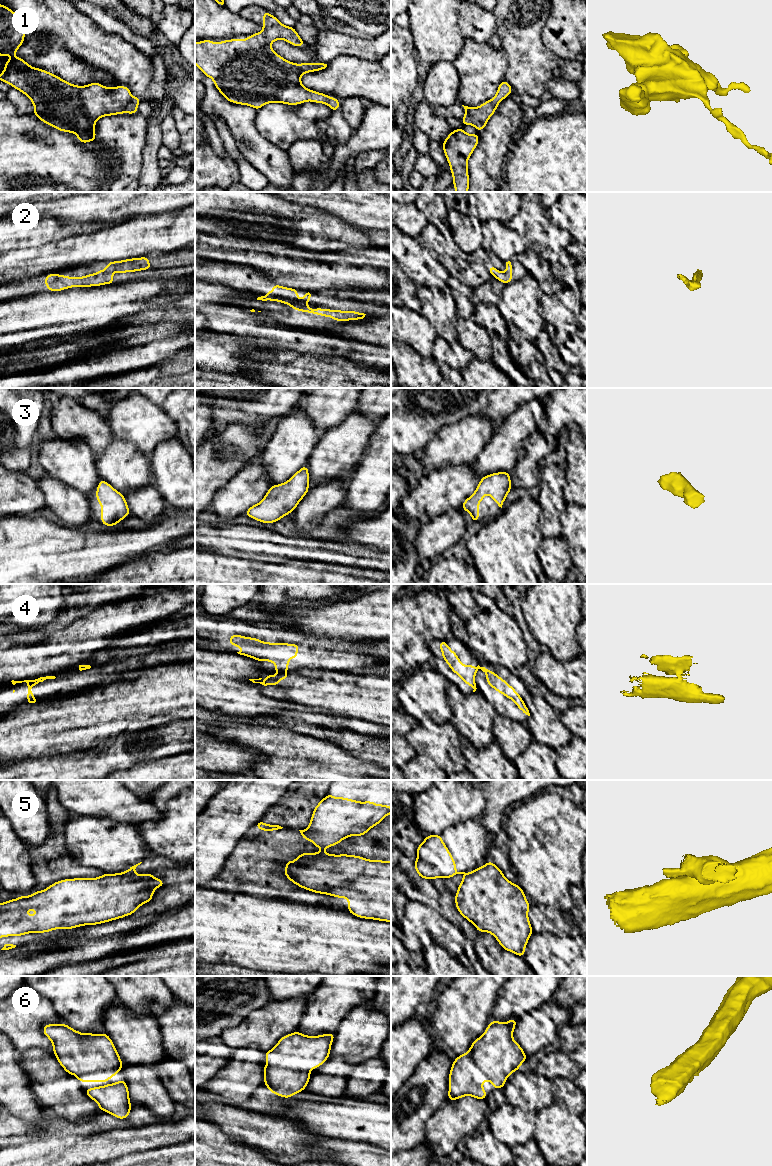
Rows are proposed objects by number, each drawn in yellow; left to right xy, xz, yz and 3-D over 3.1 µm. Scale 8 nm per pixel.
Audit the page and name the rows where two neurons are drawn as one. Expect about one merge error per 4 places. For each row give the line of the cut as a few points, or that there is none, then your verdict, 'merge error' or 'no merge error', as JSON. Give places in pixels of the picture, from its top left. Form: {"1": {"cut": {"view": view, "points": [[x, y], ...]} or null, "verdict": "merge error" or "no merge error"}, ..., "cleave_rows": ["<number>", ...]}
{"1": {"cut": null, "verdict": "no merge error"}, "2": {"cut": null, "verdict": "no merge error"}, "3": {"cut": null, "verdict": "no merge error"}, "4": {"cut": {"view": "xz", "points": [[285, 671], [278, 673]]}, "verdict": "merge error"}, "5": {"cut": {"view": "xy", "points": [[133, 871], [118, 873]]}, "verdict": "merge error"}, "6": {"cut": null, "verdict": "no merge error"}, "cleave_rows": ["4", "5"]}

